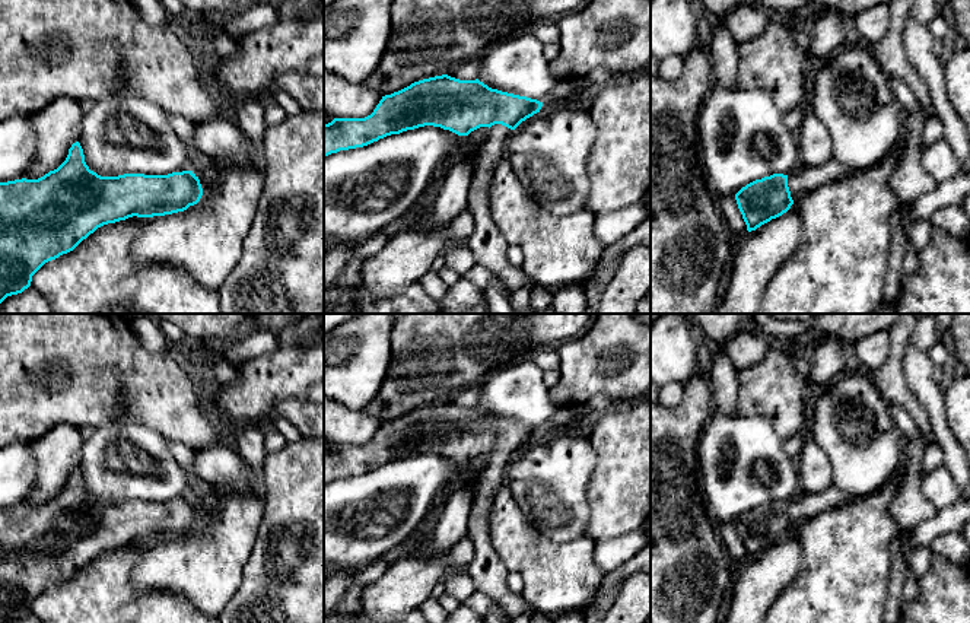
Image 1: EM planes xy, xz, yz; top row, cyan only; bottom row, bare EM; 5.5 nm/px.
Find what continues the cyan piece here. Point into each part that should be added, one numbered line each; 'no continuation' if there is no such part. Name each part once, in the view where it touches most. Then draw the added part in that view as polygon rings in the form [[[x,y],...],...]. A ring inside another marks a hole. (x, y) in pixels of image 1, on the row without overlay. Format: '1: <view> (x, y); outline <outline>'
1: yz (808, 505); outline [[[834,484],[821,493],[804,493],[799,499],[788,502],[791,524],[796,530],[804,519],[853,499],[855,496]]]

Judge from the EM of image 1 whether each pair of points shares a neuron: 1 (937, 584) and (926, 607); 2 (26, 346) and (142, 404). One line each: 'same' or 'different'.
1: same
2: same

